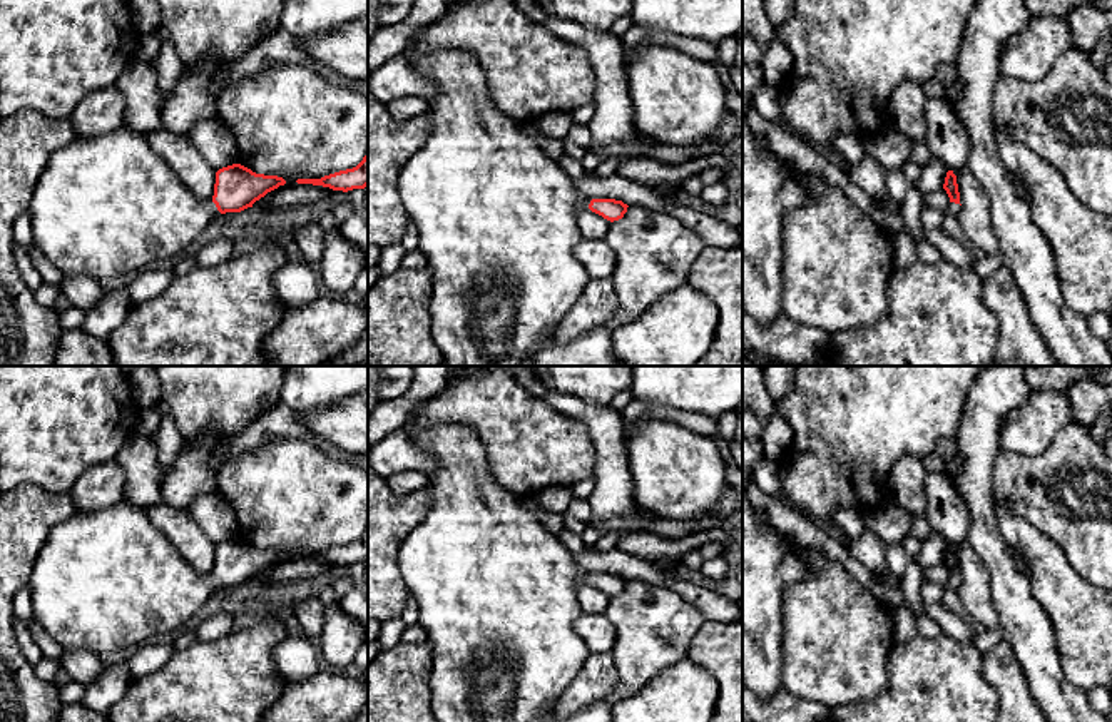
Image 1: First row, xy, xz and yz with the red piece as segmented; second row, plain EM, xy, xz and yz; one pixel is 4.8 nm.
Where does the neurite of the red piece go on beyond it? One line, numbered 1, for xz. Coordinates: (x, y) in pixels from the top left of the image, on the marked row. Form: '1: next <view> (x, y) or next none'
1: next xz (497, 219)

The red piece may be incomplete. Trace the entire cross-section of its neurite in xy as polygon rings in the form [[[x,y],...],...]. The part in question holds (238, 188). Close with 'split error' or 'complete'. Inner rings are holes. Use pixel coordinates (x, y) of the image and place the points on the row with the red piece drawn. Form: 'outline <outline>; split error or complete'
outline [[[122,127],[104,135],[77,137],[55,150],[35,184],[27,212],[33,244],[62,274],[100,281],[167,266],[219,212],[252,207],[284,184],[283,177],[232,164],[216,172],[214,196],[206,202],[152,150],[142,134]]]; split error

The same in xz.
outline [[[423,30],[411,35],[403,57],[435,87],[428,102],[431,132],[403,165],[396,186],[418,229],[418,251],[433,274],[428,304],[431,338],[441,351],[443,366],[520,366],[543,336],[553,339],[565,313],[590,281],[587,269],[574,256],[574,247],[582,239],[577,212],[585,207],[614,222],[624,217],[629,206],[615,199],[582,197],[574,180],[523,132],[525,124],[495,107],[477,58],[455,48],[421,53],[416,42]]]; split error

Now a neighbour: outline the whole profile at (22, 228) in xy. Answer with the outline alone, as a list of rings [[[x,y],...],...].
[[[28,212],[20,214],[13,222],[13,239],[15,242],[28,251],[33,244],[33,232]]]

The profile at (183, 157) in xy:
[[[164,127],[147,132],[144,137],[191,192],[206,202],[212,201],[217,170],[202,159],[187,137],[179,137]]]

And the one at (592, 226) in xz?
[[[582,207],[577,212],[577,226],[582,239],[605,239],[610,221],[592,212],[590,209]]]

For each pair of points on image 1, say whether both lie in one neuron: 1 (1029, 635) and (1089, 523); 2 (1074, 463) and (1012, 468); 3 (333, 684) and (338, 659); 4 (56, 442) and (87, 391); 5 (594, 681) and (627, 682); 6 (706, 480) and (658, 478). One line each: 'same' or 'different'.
1: different
2: same
3: different
4: same
5: different
6: same

